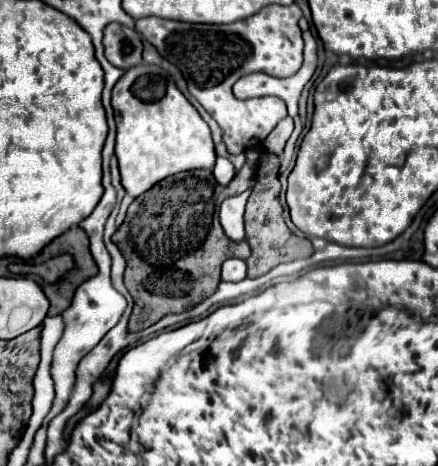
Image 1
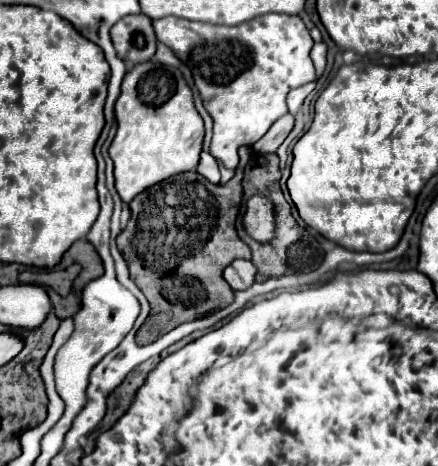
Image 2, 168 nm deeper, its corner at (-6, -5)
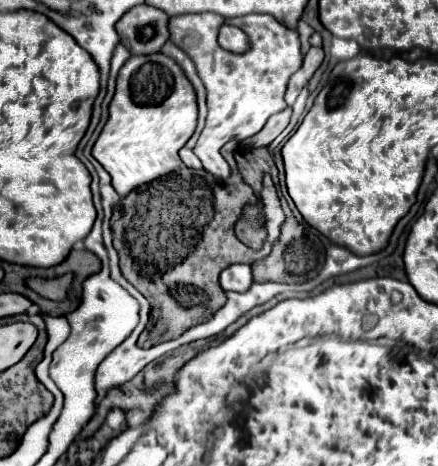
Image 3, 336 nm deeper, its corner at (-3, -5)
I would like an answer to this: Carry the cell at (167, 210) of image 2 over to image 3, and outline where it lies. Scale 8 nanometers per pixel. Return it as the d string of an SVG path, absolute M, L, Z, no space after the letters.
M231 142L231 178L227 182L215 182L213 186L213 176L209 172L189 170L183 166L173 174L167 174L159 180L153 180L151 184L135 188L121 200L123 214L111 224L113 246L119 252L119 266L125 280L131 282L151 304L149 324L145 326L137 342L141 348L173 340L181 336L187 328L209 320L227 302L227 296L219 286L219 270L237 262L253 264L255 260L265 256L239 242L233 232L233 226L241 216L243 206L255 200L251 186L243 182L237 170L233 150L235 144Z

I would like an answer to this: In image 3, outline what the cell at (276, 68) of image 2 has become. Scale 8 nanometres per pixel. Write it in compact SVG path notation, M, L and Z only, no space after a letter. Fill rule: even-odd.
M183 14L169 20L171 42L179 46L195 64L199 78L207 90L207 122L195 146L195 154L203 162L205 170L229 178L229 164L221 156L221 148L229 140L247 140L265 122L281 112L287 104L283 100L289 78L301 68L303 52L299 32L283 26L269 14L247 14L241 18L223 18L217 14ZM223 24L241 28L249 38L249 50L233 54L219 46L217 34Z

